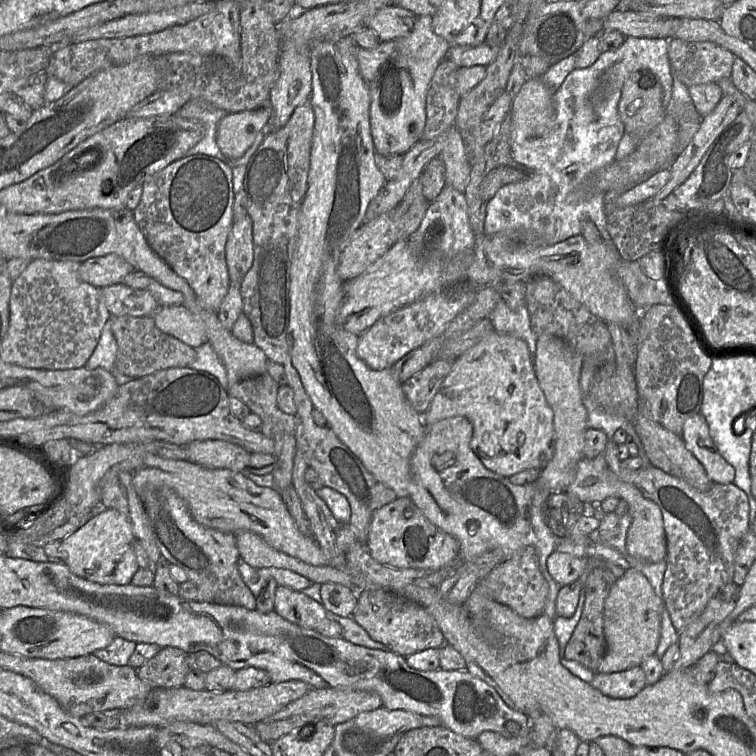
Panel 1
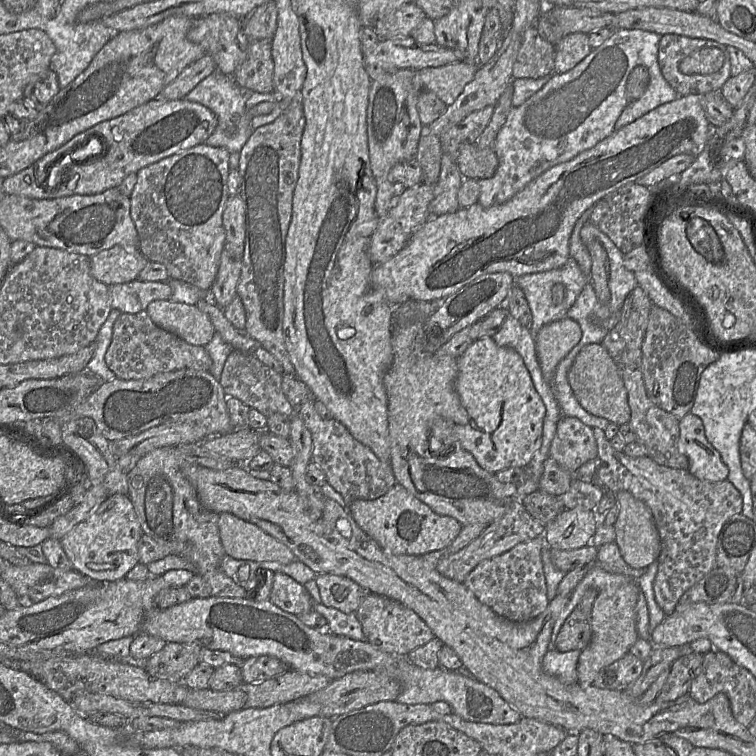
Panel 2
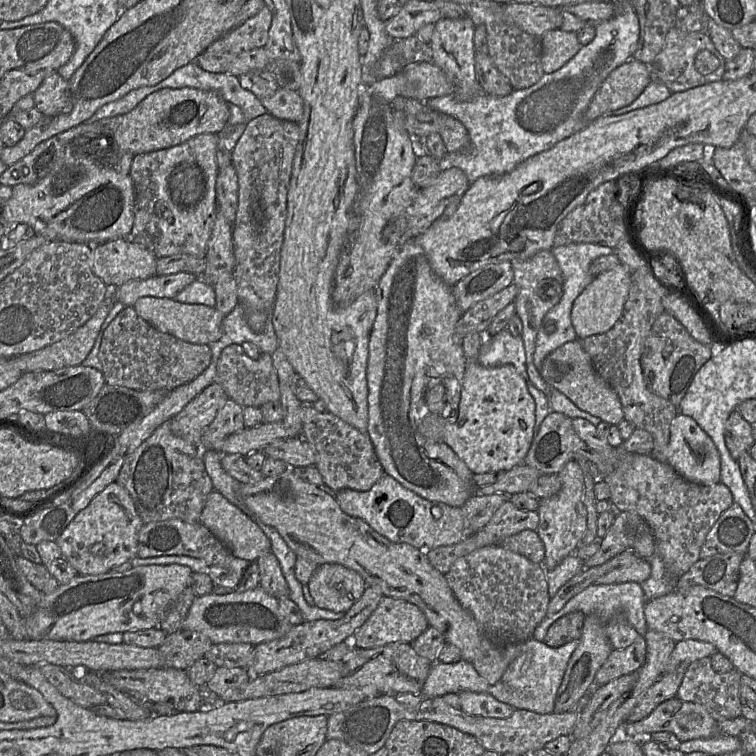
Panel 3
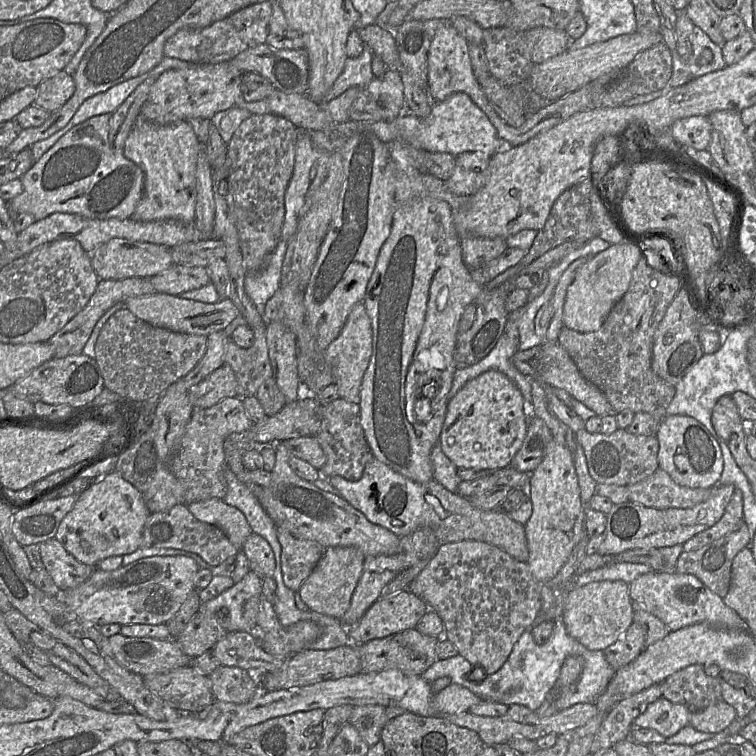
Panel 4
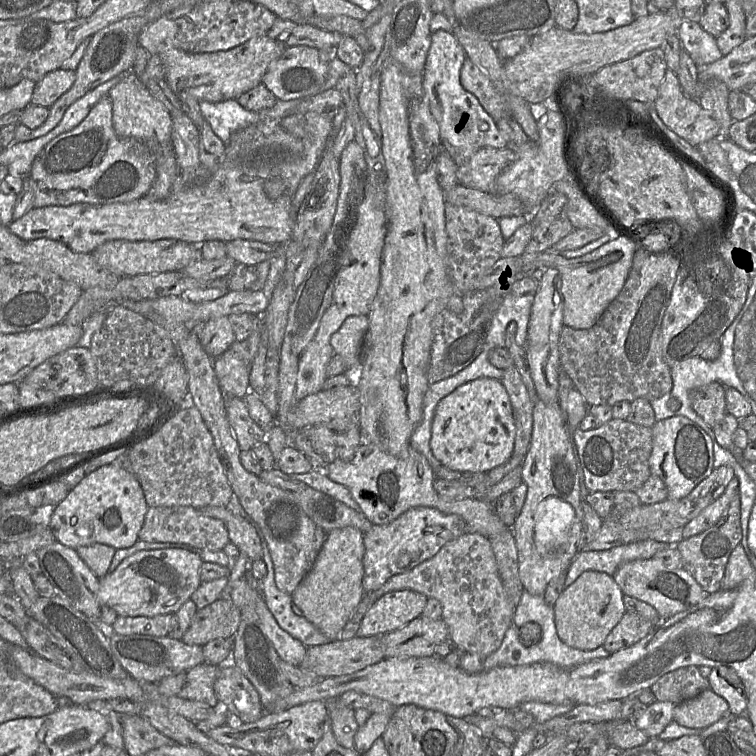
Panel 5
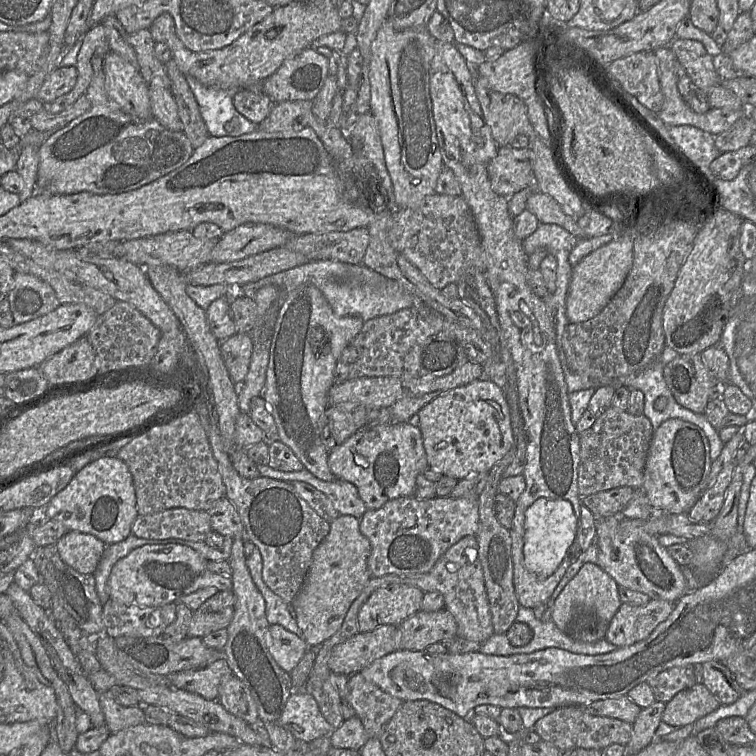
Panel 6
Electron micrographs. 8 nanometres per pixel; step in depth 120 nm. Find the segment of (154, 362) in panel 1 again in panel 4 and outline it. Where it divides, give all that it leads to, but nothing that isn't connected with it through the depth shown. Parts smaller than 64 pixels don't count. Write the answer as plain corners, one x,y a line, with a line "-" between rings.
124,308
113,314
102,328
95,344
95,360
104,379
104,387
122,398
139,403
153,402
173,383
185,377
204,357
207,336
173,332
154,327

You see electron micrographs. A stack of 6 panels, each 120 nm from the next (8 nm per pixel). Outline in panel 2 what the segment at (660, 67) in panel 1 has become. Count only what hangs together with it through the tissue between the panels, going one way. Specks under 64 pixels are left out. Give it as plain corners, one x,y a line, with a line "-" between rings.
612,29
611,36
602,45
592,49
573,69
553,74
549,81
523,104
513,106
492,147
498,158
497,169
492,177
478,180
480,186
478,202
485,208
503,204
548,169
573,159
610,136
615,131
620,114
628,104
626,84
629,75
637,66
646,67
650,75
645,93
635,101
635,105
639,106
637,111
642,111
641,109
645,109
645,112
651,111
677,99
679,95
663,77
659,67
660,39
661,35
650,31

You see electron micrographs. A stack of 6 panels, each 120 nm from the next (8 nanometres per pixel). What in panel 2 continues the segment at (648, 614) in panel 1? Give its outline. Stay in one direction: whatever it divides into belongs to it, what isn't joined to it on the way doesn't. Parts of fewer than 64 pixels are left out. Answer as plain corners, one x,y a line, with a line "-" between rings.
634,579
620,585
611,586
599,593
592,607
592,637
589,645
580,651
577,663
577,684
588,687
593,684
598,673
605,667
630,652
640,638
636,629
636,605
640,589

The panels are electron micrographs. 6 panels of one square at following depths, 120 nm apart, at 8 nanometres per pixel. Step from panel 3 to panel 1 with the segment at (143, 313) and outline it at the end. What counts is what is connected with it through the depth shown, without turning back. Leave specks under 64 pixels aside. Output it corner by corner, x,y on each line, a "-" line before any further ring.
184,305
161,306
153,313
156,326
194,349
208,340
202,322

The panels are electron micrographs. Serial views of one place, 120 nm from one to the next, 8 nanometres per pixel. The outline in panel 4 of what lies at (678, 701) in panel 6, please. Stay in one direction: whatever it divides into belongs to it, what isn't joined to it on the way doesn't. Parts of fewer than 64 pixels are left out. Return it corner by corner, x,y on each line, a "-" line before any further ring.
720,700
703,710
692,711
689,725
706,733
719,733
738,717
735,708

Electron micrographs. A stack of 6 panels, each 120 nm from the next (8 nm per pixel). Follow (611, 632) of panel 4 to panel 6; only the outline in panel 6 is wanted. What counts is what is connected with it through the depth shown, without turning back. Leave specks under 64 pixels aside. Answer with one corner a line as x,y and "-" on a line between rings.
584,564
556,598
552,612
553,622
561,631
566,633
570,631
571,624
583,621
584,625
588,625
589,620
593,620
593,618
609,626
610,621
622,604
618,587
615,580
598,564

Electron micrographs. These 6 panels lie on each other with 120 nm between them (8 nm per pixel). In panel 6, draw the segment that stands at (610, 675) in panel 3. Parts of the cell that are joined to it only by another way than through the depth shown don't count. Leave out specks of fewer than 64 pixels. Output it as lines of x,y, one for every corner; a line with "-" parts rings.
650,599
645,606
622,603
610,621
604,639
617,648
642,641
669,617
674,607
674,602
661,599

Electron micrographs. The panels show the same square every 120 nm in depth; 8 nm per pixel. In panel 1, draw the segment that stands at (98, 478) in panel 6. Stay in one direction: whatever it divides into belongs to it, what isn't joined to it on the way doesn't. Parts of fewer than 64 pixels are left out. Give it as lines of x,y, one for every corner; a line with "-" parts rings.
106,508
61,541
61,558
73,574
85,580
102,585
126,585
139,569
135,541
127,518
116,509

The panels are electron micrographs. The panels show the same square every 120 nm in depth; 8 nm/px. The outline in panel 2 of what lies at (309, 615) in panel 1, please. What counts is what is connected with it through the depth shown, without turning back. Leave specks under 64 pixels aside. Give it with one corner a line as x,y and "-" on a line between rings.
281,572
274,573
269,600
283,611
295,616
313,610
312,597
305,587

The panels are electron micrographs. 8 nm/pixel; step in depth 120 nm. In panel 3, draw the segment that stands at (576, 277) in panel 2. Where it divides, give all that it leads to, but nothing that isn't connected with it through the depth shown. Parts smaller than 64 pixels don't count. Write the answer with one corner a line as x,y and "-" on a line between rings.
540,251
533,257
526,260
517,260
513,254
503,254
490,260
490,263
500,263
511,261
514,278
513,283
518,288
518,293
514,299
516,315
522,321
523,331
521,337
526,351
527,374
534,386
542,391
546,396
550,391
550,386
541,377
534,364
534,353
536,348
536,338
539,329
544,329
542,321
545,315
557,305
563,295
563,275
559,264
551,251

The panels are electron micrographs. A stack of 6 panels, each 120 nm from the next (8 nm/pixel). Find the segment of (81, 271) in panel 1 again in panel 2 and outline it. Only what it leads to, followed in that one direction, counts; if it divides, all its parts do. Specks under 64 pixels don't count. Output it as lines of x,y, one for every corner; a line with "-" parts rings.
116,245
90,257
90,273
96,280
112,286
137,279
147,263
140,251

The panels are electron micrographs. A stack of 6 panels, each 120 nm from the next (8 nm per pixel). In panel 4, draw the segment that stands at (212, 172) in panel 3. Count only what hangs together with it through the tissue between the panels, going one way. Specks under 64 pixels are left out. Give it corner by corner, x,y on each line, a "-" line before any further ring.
138,116
123,147
125,157
144,173
143,195
131,218
137,221
195,221
196,166
202,144
187,121
157,125

